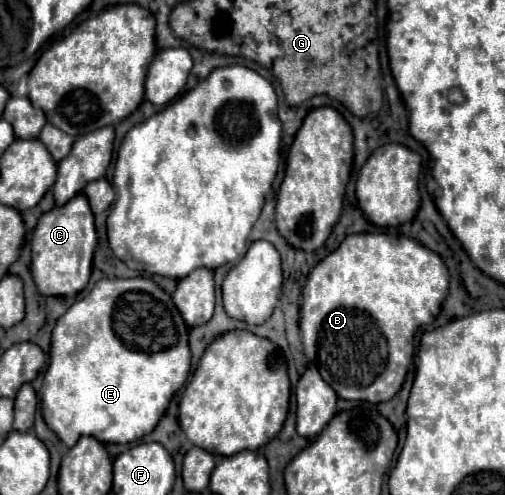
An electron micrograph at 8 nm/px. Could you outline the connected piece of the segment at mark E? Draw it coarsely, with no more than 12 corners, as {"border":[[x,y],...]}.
{"border":[[100,279],[52,331],[48,427],[132,443],[190,373],[152,279]]}

